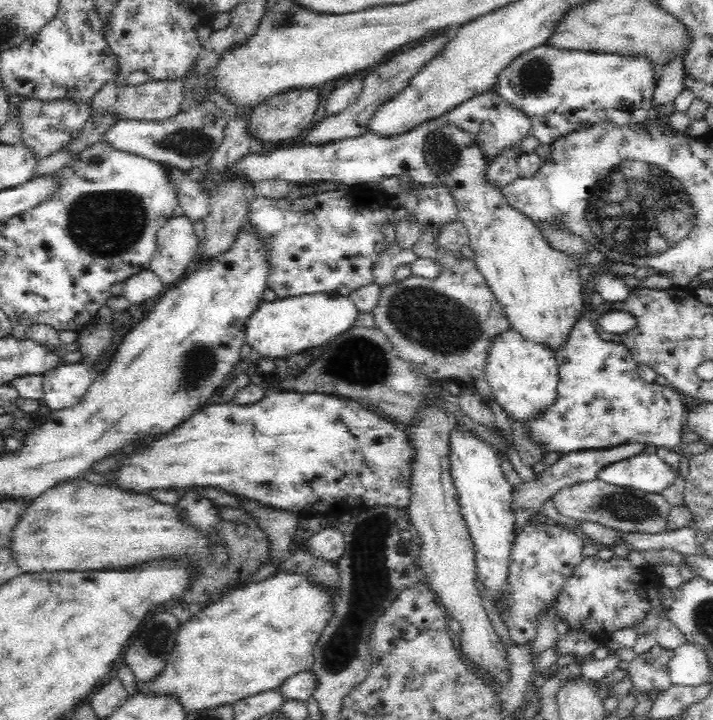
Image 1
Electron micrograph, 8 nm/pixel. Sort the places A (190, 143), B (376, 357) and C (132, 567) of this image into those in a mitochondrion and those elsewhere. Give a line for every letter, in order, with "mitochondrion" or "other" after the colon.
A: mitochondrion
B: mitochondrion
C: other

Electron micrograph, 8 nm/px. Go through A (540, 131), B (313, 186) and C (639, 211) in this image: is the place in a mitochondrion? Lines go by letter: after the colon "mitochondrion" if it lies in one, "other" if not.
A: other
B: other
C: mitochondrion

